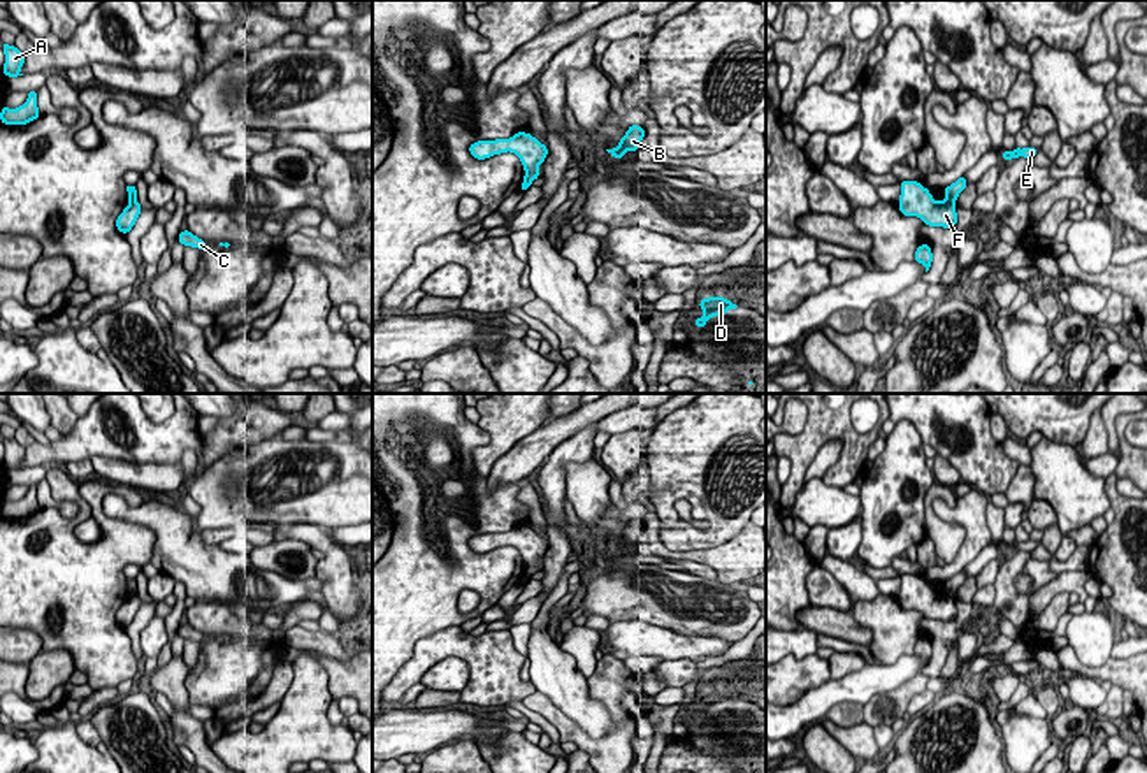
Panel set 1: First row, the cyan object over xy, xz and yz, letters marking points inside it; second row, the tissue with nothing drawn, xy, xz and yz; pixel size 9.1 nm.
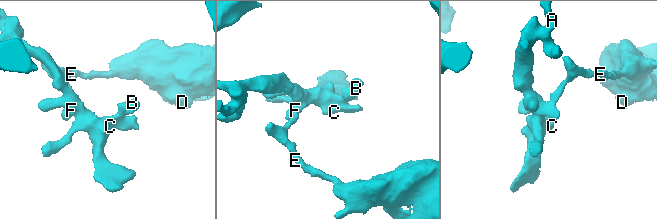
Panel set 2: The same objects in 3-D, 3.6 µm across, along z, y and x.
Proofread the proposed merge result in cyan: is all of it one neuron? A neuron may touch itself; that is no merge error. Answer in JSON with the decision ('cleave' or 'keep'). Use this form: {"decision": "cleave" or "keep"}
{"decision": "cleave"}

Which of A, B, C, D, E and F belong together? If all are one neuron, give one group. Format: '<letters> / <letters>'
A B C F / D E

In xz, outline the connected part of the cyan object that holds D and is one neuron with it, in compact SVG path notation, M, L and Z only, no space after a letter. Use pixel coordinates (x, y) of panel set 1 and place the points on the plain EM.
M708 690L701 692L699 701L703 703L703 710L694 717L696 720L708 720L708 713L711 713L713 710L724 710L729 703L739 703L739 697L732 697L724 690Z

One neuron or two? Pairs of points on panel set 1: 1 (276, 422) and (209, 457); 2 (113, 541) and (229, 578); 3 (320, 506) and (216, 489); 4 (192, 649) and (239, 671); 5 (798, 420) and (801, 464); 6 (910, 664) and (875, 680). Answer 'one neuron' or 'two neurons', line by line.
1: one neuron
2: two neurons
3: one neuron
4: two neurons
5: two neurons
6: one neuron

